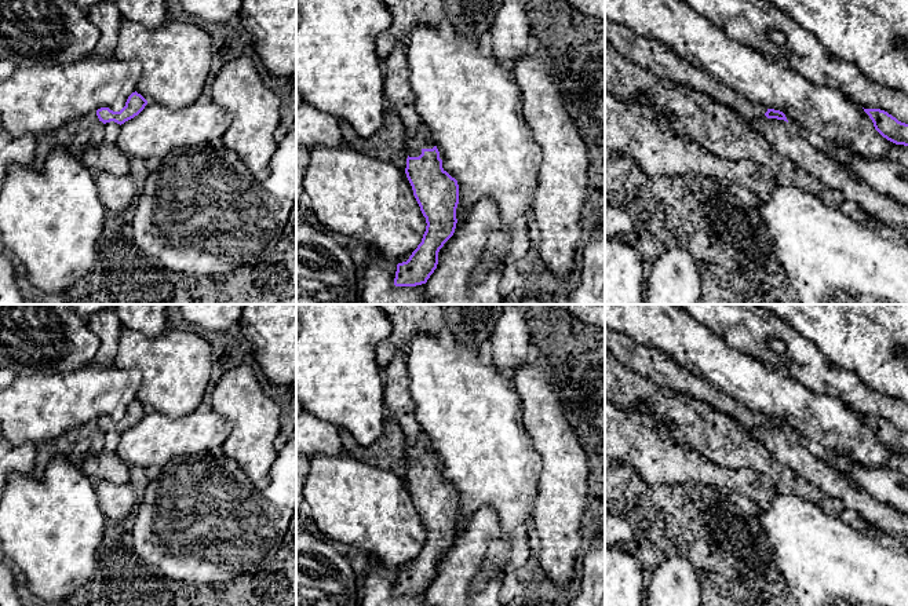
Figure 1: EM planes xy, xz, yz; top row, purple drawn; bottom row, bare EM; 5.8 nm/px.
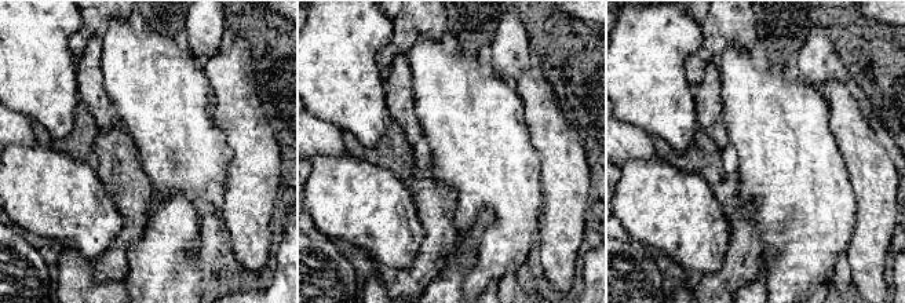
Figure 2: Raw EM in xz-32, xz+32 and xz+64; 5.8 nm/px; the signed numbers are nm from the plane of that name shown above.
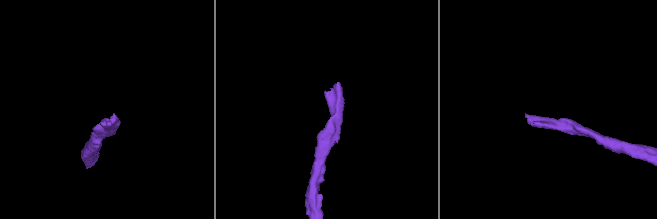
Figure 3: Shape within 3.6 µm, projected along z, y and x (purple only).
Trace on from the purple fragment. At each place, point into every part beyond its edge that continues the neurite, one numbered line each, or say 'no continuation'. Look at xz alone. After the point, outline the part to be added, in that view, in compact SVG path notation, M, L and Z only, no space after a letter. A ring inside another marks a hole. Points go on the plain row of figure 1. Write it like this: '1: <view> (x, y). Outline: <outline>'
1: xz (412, 451). Outline: M422 434L416 443L406 443L406 459L409 466L419 466L423 457L433 457L434 450L429 438Z

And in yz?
1: yz (646, 361). Outline: M605 326L605 348L630 370L652 379L664 388L705 402L747 428L763 426L767 420L766 416L737 404L710 383L678 366L663 351L639 344L623 332Z

